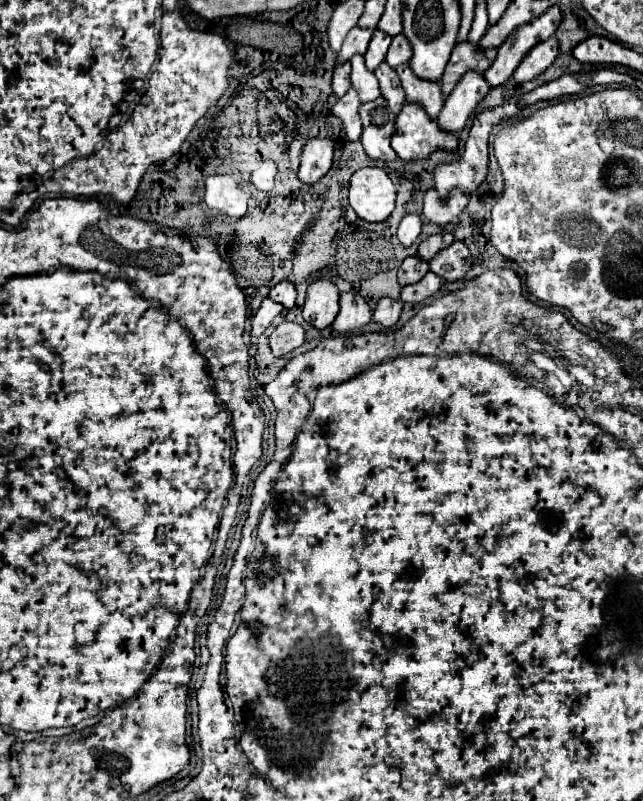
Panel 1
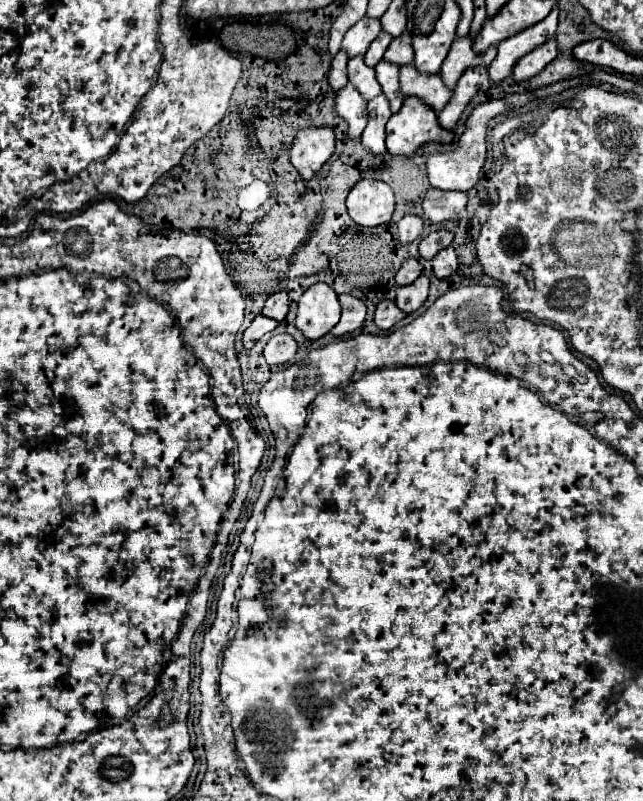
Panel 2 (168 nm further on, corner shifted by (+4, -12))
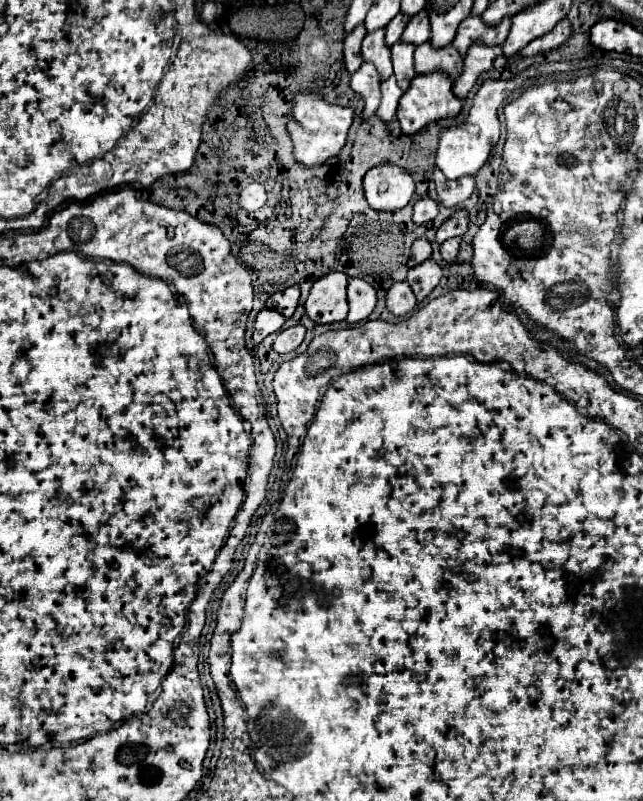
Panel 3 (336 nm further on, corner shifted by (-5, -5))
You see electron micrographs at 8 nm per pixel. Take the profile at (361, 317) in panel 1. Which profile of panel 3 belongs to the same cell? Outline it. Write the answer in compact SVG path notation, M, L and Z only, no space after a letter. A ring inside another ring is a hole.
M348 279L348 303L350 303L350 313L346 321L360 323L368 319L368 315L376 307L376 289L364 279Z

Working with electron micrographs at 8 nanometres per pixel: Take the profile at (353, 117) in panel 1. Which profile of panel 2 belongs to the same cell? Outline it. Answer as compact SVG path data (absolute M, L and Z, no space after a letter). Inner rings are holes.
M347 84L337 92L335 112L349 124L349 138L359 138L367 124L367 102L353 84Z

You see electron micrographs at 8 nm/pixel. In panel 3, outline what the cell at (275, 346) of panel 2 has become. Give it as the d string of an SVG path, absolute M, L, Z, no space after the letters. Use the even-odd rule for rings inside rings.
M294 325L290 329L282 329L274 341L274 351L276 353L292 353L300 347L300 343L304 341L306 335L306 327L304 325Z

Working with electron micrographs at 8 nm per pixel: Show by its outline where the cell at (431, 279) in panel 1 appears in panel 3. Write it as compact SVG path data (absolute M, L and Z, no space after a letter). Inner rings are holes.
M430 257L424 263L418 263L414 267L410 267L408 271L408 285L412 287L414 295L418 301L422 301L442 279L442 269L440 265Z

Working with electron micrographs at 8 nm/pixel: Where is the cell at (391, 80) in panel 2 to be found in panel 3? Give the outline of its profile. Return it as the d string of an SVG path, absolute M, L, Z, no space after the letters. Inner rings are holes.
M396 41L392 45L392 63L394 63L394 75L398 79L398 87L402 87L404 91L410 87L410 81L416 77L414 73L414 45L406 43L406 41Z

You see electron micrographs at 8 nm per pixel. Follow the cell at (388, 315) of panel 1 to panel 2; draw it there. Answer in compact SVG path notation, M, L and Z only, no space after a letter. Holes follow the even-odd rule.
M383 300L377 304L377 310L375 310L375 324L381 328L381 330L389 330L391 326L395 326L399 320L405 318L405 312L401 312L395 302L391 300Z

